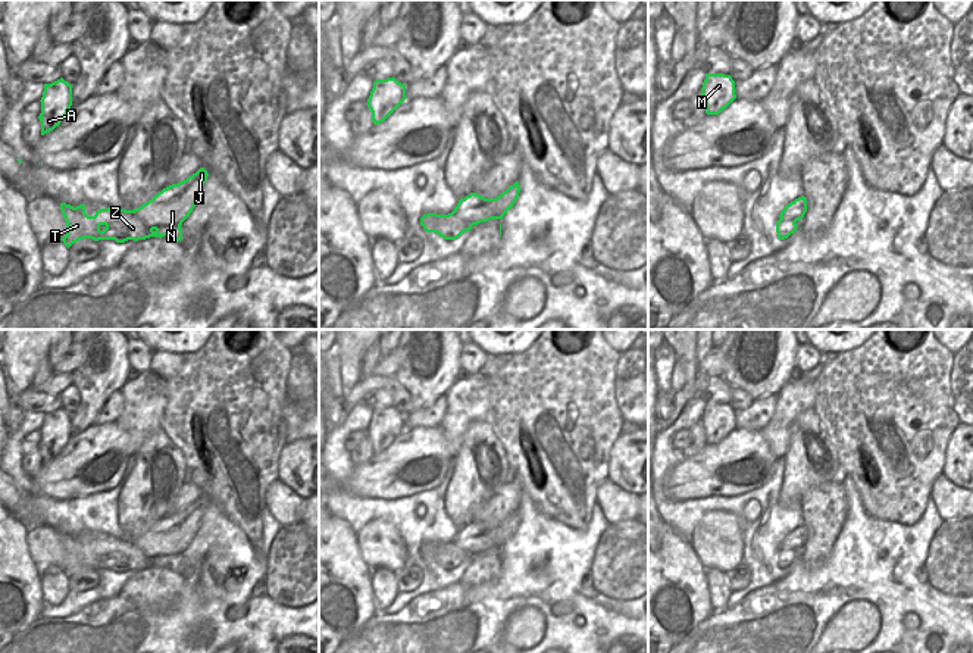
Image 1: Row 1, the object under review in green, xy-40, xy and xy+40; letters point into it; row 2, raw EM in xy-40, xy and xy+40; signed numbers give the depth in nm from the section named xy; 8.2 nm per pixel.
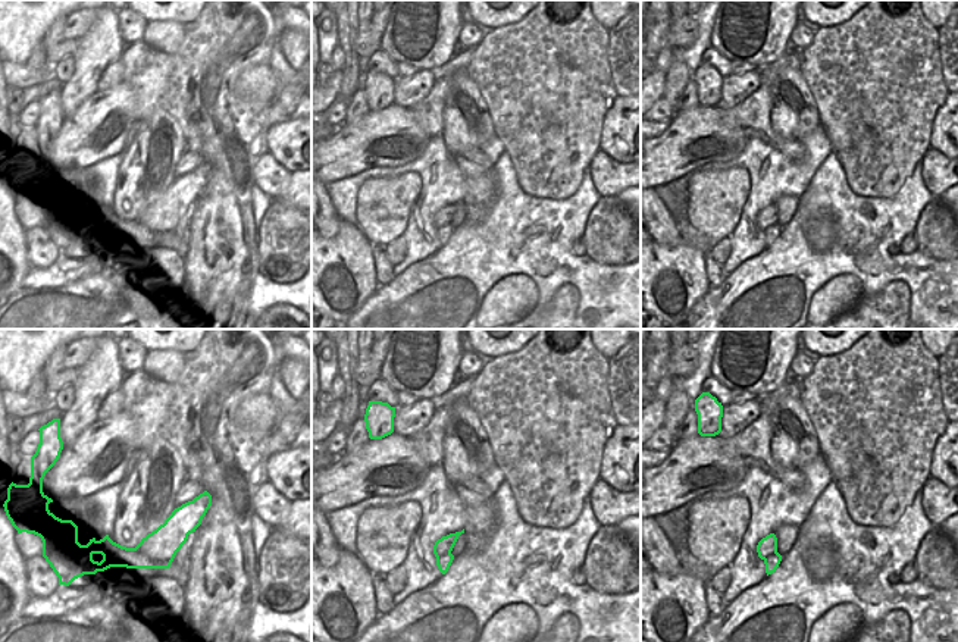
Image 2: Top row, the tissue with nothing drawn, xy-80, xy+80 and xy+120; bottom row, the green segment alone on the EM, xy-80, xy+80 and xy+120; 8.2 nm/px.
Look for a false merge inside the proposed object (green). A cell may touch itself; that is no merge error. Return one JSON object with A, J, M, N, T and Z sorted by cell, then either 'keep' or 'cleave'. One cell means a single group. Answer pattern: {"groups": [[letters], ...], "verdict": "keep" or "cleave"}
{"groups": [["A", "M", "T"], ["J", "N", "Z"]], "verdict": "cleave"}

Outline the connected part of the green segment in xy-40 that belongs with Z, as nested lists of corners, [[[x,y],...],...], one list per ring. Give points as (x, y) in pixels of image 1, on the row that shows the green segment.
[[[200,168],[187,179],[159,191],[151,200],[132,210],[131,218],[125,219],[123,232],[115,241],[138,241],[165,235],[181,241],[181,225],[193,212],[207,176],[207,171]]]

